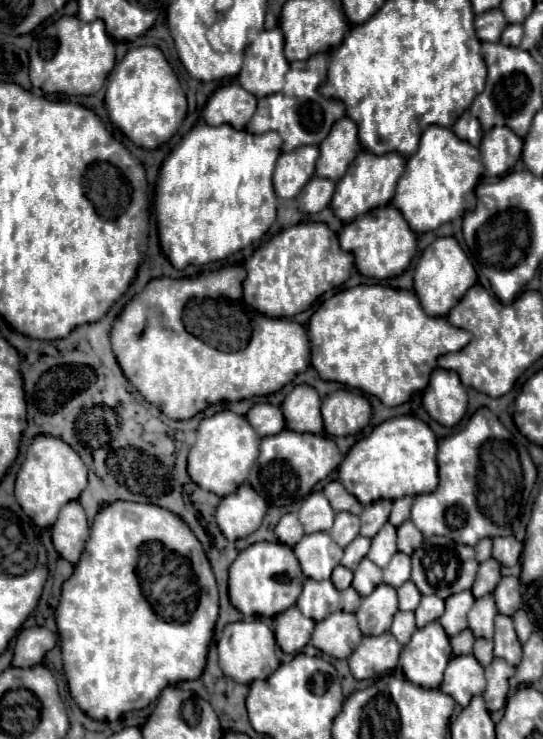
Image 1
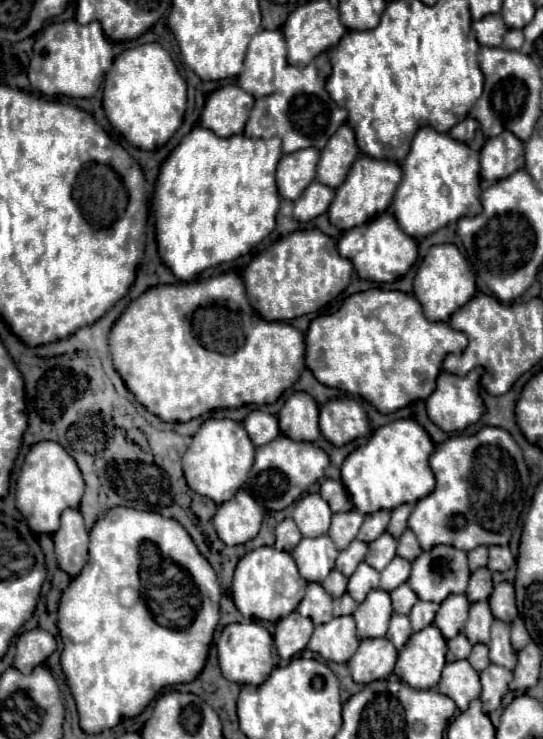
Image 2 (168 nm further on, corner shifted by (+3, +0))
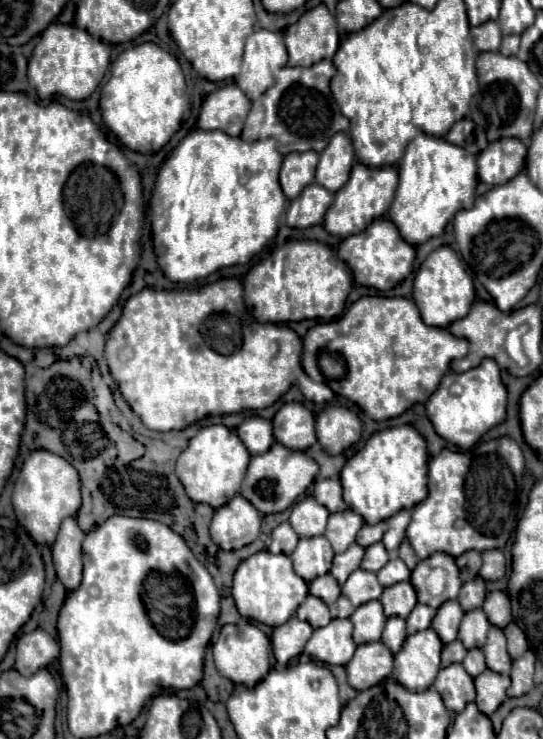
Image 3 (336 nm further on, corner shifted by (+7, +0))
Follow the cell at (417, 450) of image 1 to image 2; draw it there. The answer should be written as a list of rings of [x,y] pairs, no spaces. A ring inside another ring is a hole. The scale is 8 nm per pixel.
[[[399,419],[379,427],[367,445],[357,447],[341,467],[341,481],[357,511],[369,515],[381,509],[393,509],[401,503],[417,503],[433,491],[433,471],[429,467],[429,455],[435,445],[427,431],[413,419]]]

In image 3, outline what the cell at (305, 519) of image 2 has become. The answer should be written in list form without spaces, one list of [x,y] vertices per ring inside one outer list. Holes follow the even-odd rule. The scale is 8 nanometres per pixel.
[[[305,497],[303,501],[293,505],[289,523],[299,537],[315,537],[323,535],[327,527],[327,517],[329,511],[321,503],[317,503],[313,497]]]

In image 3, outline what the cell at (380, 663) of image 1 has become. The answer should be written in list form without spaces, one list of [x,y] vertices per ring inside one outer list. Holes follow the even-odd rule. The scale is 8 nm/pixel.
[[[363,643],[357,647],[353,659],[345,665],[349,685],[357,691],[365,691],[389,677],[393,667],[393,653],[381,643]]]

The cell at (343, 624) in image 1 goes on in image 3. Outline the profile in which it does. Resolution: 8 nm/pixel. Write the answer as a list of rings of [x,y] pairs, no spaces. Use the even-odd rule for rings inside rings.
[[[333,619],[329,625],[313,631],[305,653],[327,665],[347,665],[355,651],[351,631],[353,625],[349,619]]]

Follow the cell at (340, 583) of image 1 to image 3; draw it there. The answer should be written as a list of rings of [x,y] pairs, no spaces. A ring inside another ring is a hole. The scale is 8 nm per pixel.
[[[321,575],[321,579],[313,579],[313,583],[309,583],[309,593],[317,595],[319,599],[325,599],[327,605],[333,605],[339,595],[341,595],[341,587],[337,583],[337,579],[333,579],[333,575]]]

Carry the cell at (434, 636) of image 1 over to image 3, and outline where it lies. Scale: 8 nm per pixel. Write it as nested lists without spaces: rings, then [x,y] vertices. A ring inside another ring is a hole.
[[[433,629],[409,635],[395,655],[391,677],[409,691],[425,691],[439,671],[441,647],[443,643]]]

